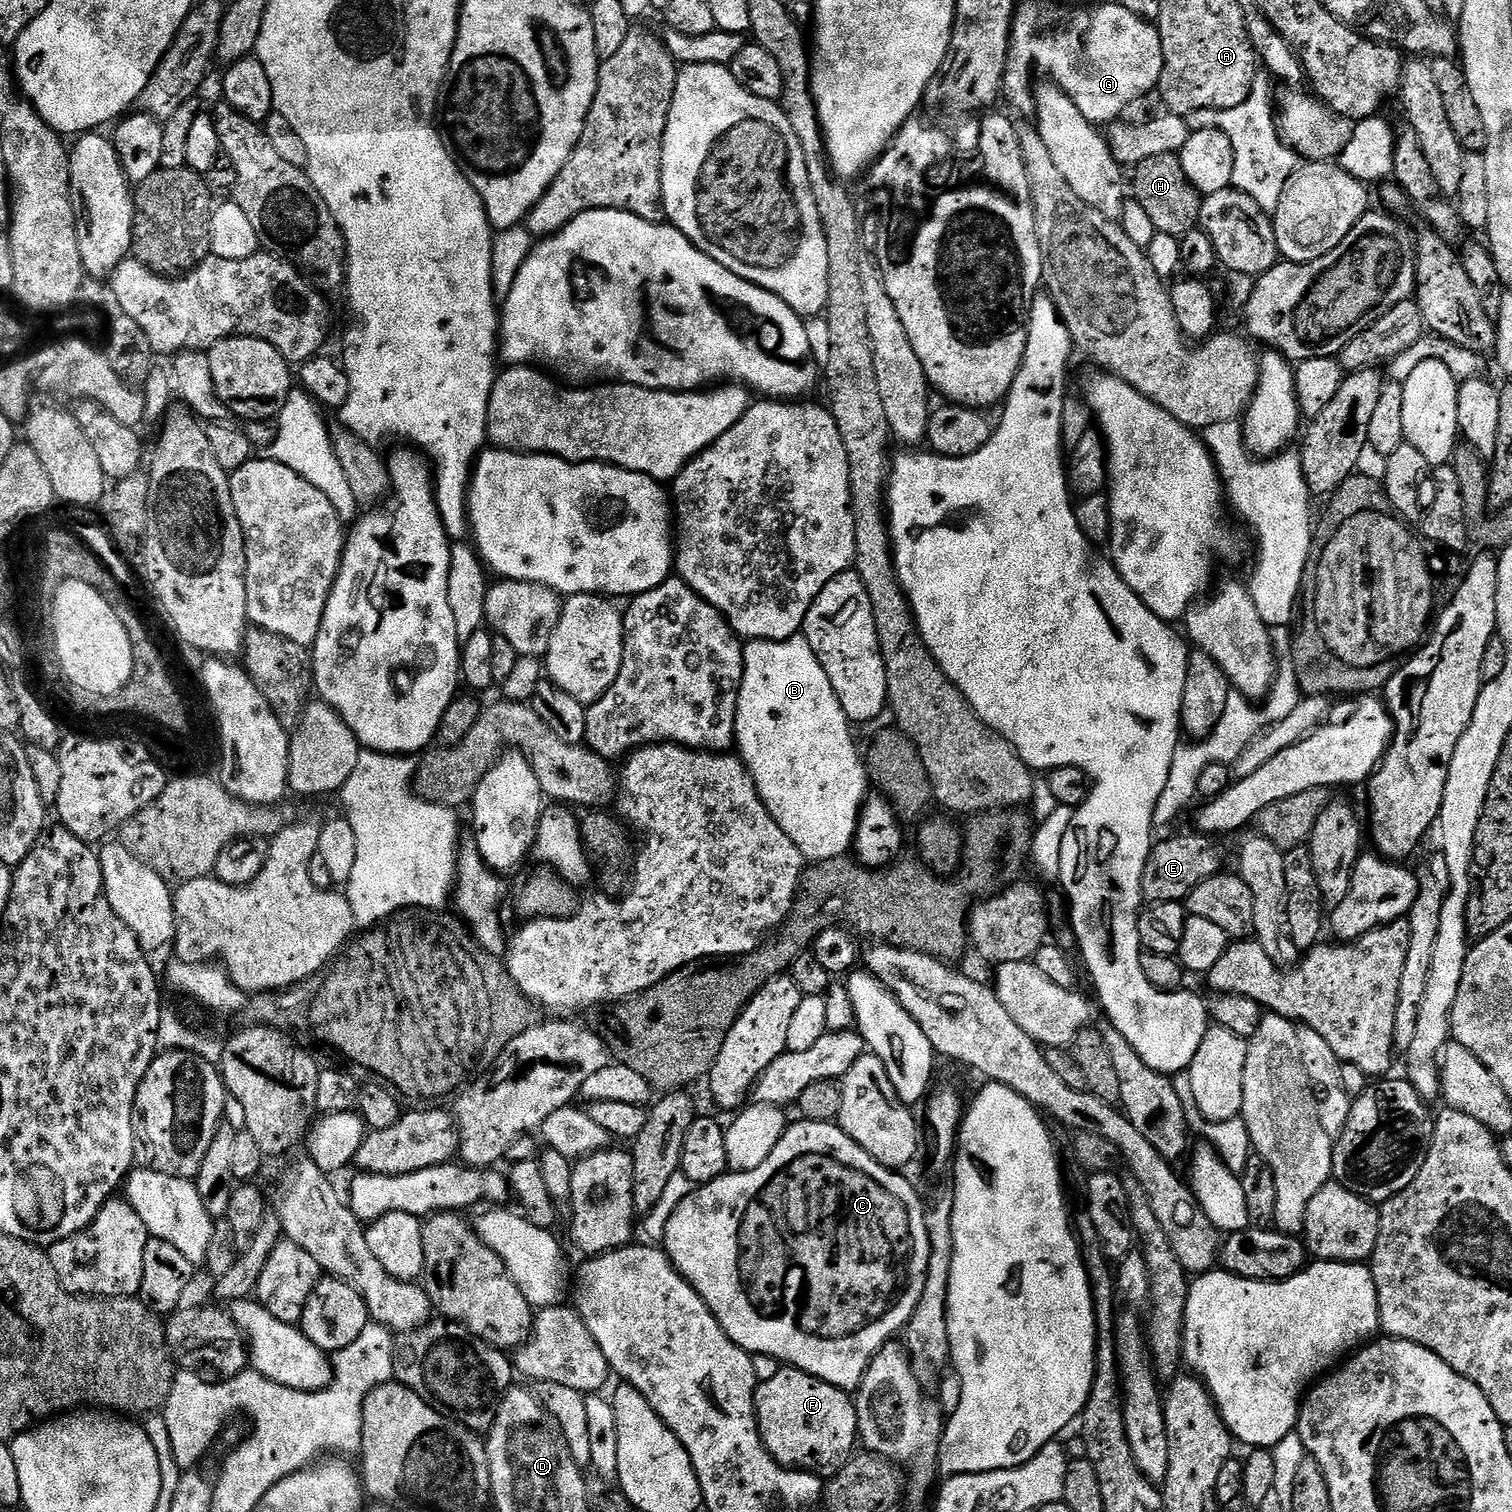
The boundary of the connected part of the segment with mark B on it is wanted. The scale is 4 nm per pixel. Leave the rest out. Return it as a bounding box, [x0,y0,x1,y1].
[734,634,870,861]

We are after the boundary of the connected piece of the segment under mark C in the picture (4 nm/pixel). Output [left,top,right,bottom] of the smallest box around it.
[663,1119,930,1390]

